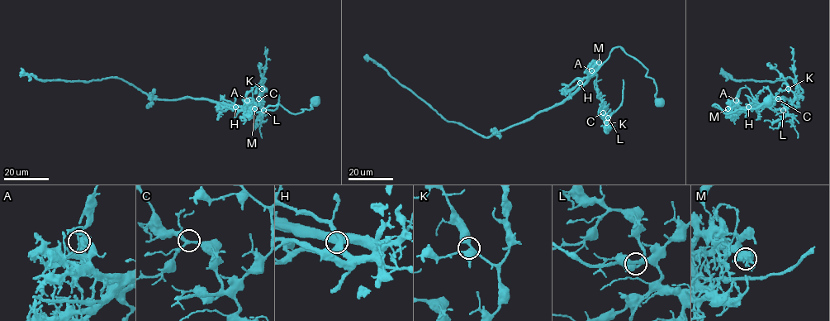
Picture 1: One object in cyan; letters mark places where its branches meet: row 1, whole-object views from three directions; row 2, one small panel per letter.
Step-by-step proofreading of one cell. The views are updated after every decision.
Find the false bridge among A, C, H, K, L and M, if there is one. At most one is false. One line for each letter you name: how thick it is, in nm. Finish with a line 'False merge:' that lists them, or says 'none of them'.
A: Thickness 100 nm
False merge: A

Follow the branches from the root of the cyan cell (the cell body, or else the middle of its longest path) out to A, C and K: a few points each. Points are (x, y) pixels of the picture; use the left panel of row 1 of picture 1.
A: (314, 101), (311, 108), (291, 113), (279, 104), (269, 105), (258, 112), (246, 112), (247, 100)
C: (314, 101), (311, 108), (296, 113), (279, 104), (246, 112), (246, 96), (252, 88), (255, 107), (258, 98)
K: (314, 101), (296, 113), (279, 104), (246, 112), (252, 88), (253, 104), (258, 99), (262, 107), (262, 88)

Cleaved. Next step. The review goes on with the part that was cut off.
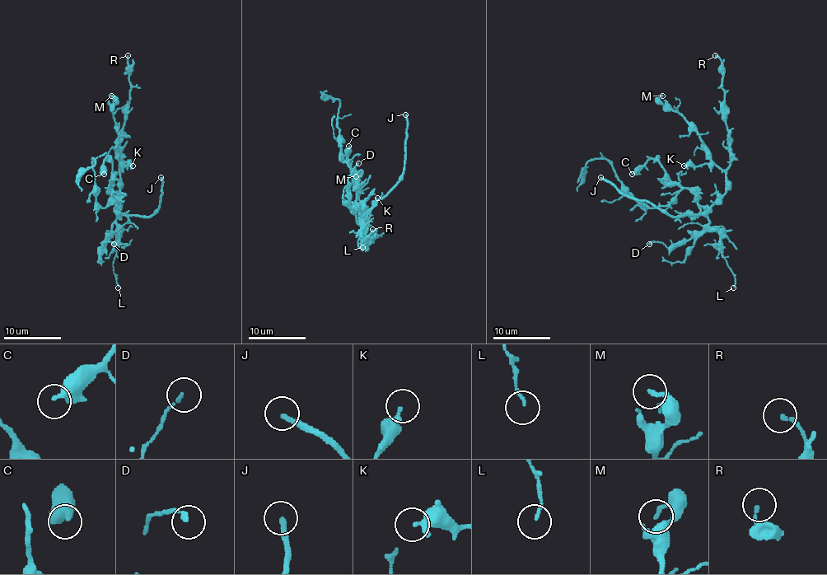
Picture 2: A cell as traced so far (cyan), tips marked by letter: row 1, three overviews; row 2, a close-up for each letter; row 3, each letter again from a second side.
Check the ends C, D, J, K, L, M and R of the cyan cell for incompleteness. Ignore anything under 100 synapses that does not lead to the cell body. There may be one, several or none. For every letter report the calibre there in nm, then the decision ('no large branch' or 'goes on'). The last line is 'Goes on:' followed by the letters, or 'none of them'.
C: 340 nm thick; no large branch
D: 110 nm thick; no large branch
J: 240 nm thick; goes on
K: 360 nm thick; no large branch
L: 100 nm thick; no large branch
M: 180 nm thick; no large branch
R: 140 nm thick; no large branch
Goes on: J

